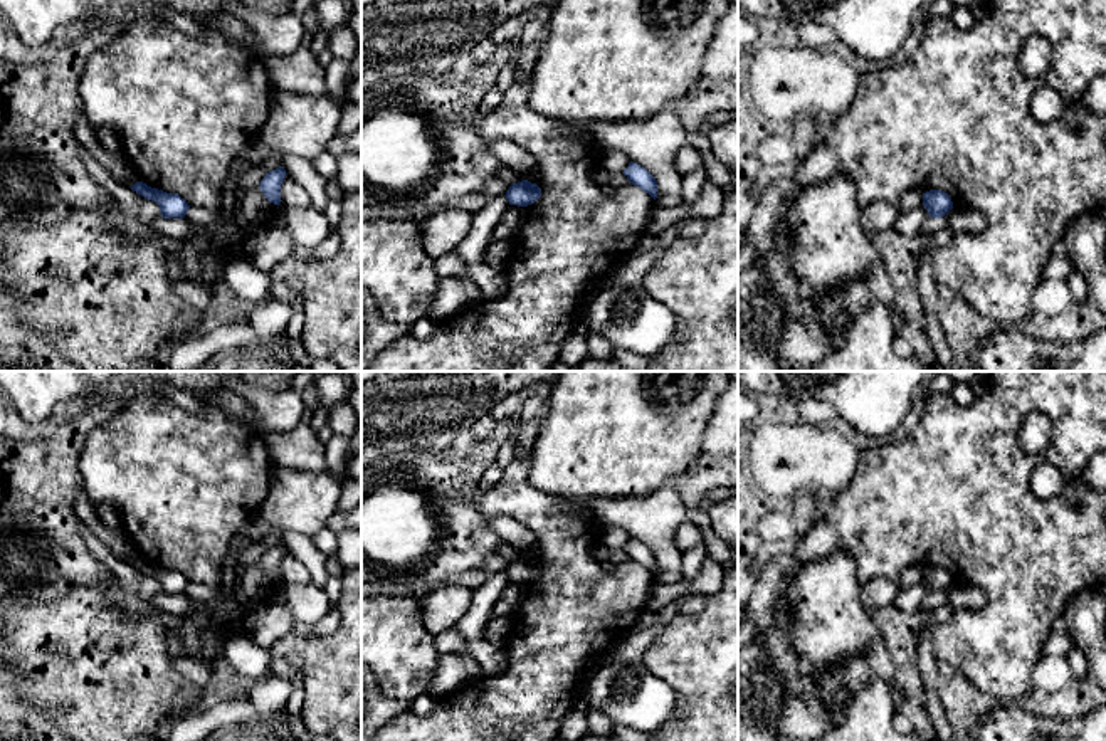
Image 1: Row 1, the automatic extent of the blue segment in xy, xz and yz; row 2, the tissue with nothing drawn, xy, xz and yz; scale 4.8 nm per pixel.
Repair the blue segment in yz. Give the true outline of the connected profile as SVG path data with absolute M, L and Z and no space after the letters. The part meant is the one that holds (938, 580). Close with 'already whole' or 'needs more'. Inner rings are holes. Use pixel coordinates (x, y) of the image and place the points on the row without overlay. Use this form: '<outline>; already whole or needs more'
M941 566L923 570L923 581L928 586L930 595L941 595L953 585L950 571Z; already whole

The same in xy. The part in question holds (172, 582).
M136 558L131 563L133 568L146 576L156 578L161 588L161 595L183 595L190 581L178 570L166 570L158 565L151 565L143 558Z; already whole

